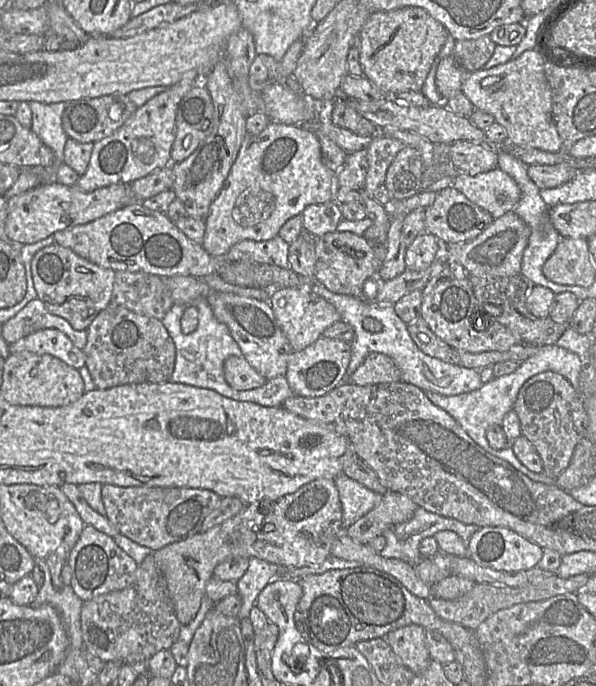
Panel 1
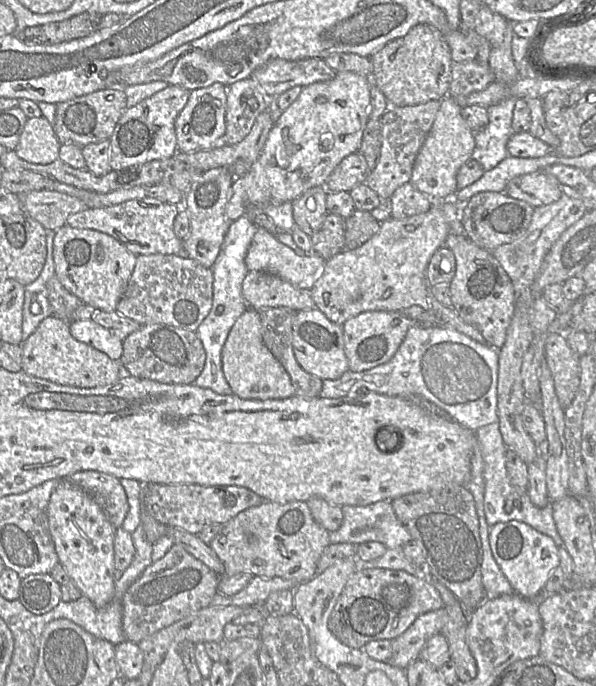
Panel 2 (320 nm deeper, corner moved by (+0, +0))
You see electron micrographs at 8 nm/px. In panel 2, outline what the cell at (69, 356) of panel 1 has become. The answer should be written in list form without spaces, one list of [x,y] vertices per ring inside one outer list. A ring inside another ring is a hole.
[[[72,321],[70,332],[77,341],[103,352],[110,359],[120,361],[123,354],[123,341],[109,330],[92,321]]]

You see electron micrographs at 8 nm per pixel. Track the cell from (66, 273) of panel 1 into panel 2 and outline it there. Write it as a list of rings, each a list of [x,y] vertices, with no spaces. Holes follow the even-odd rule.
[[[65,224],[53,242],[55,276],[83,304],[104,312],[116,312],[135,269],[137,255],[113,237],[95,230],[76,229]]]

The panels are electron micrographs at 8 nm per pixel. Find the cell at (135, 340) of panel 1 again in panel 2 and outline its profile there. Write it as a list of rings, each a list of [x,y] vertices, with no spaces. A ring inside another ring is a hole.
[[[149,324],[123,341],[121,364],[127,376],[163,384],[194,384],[205,366],[206,353],[201,340],[192,332],[168,324]]]

